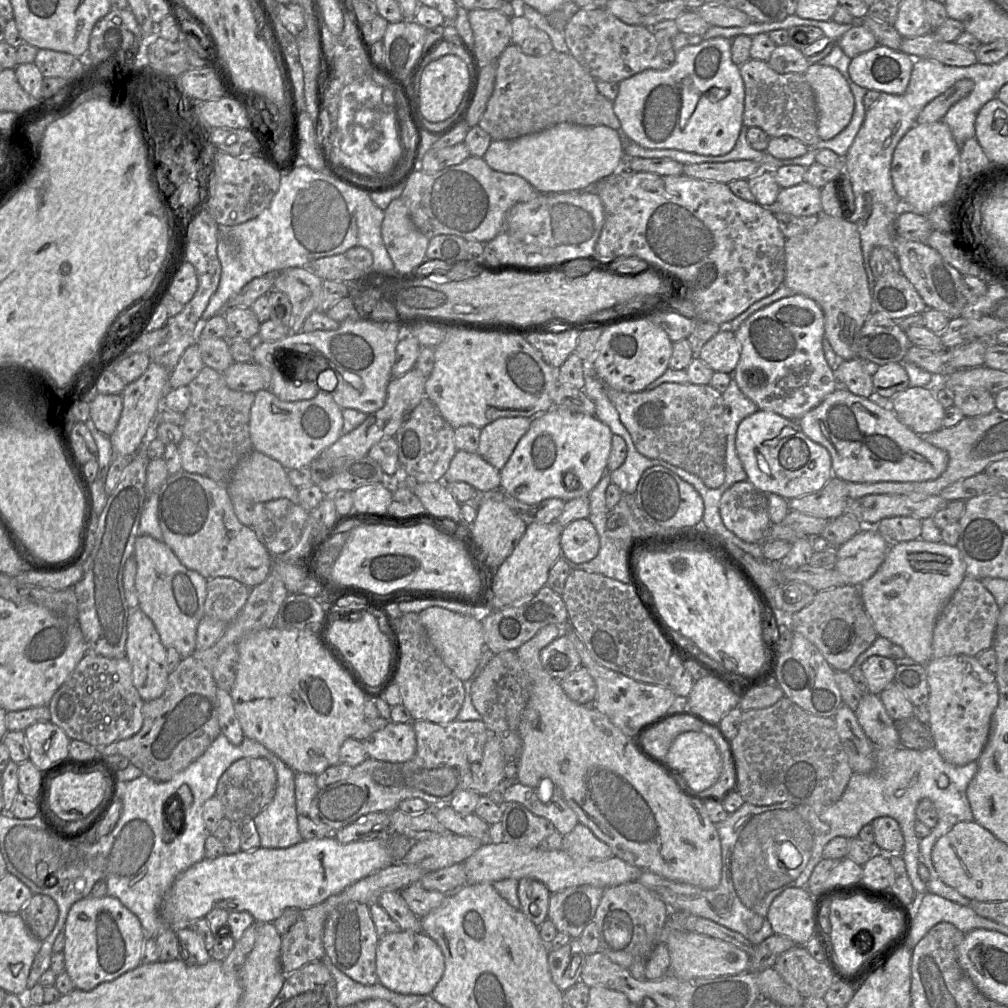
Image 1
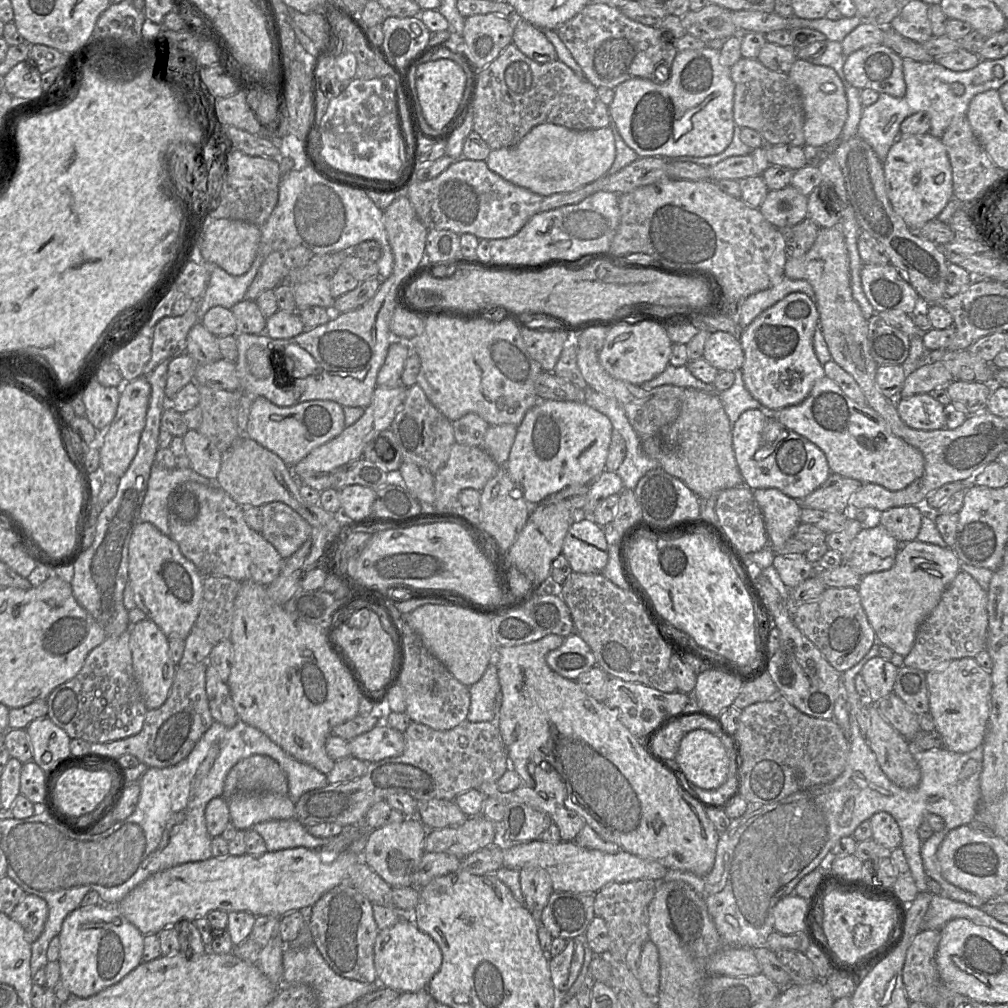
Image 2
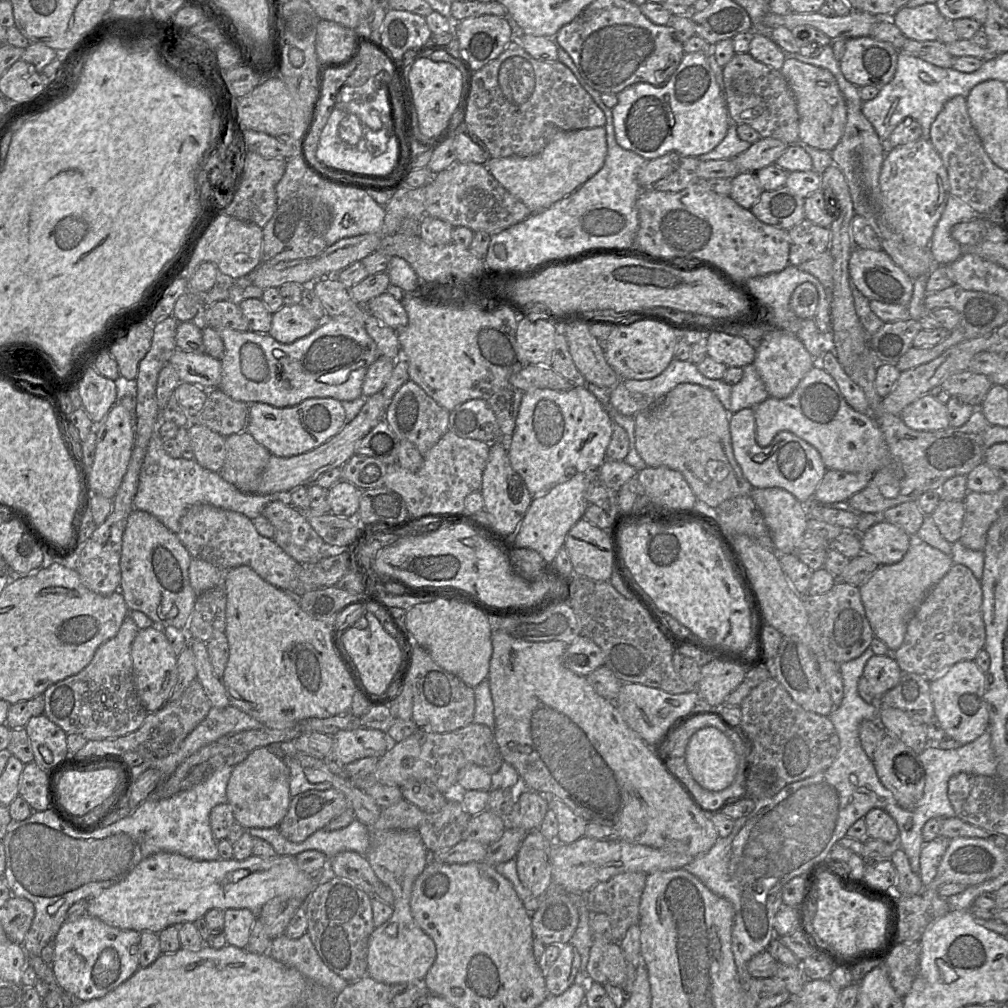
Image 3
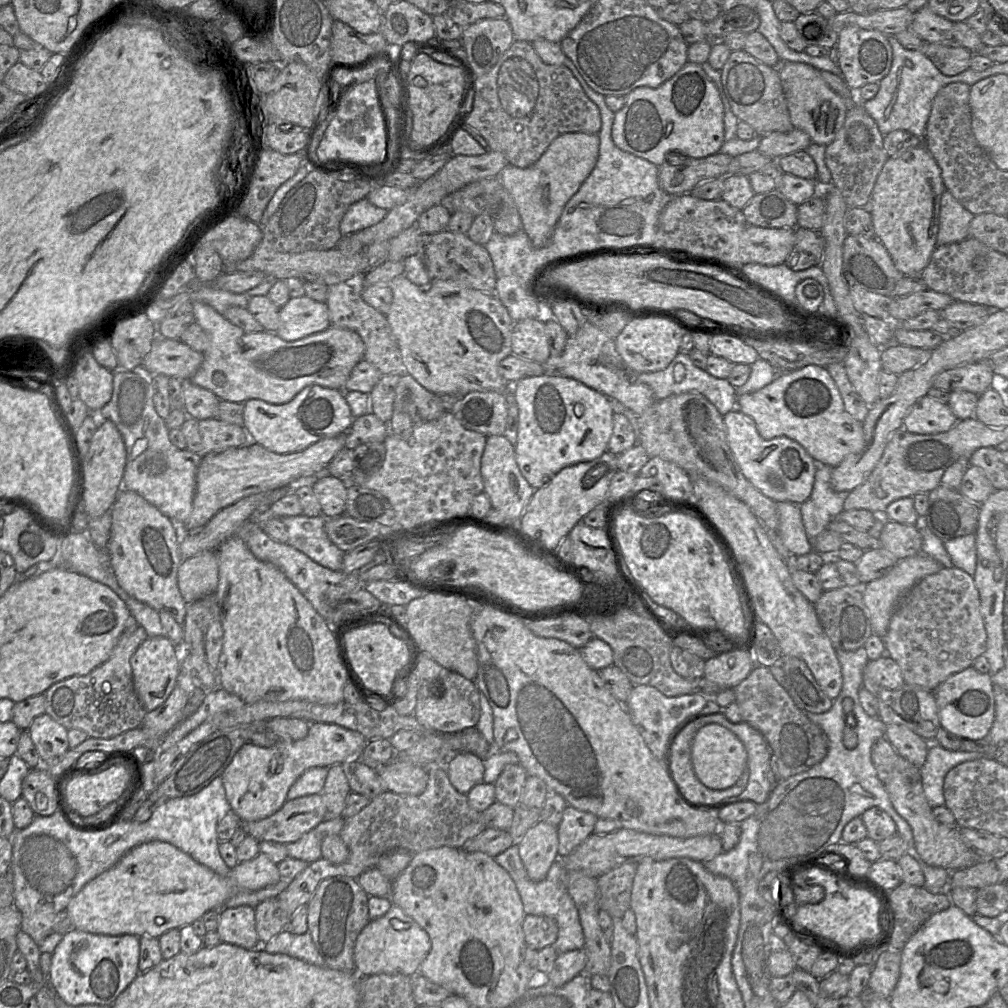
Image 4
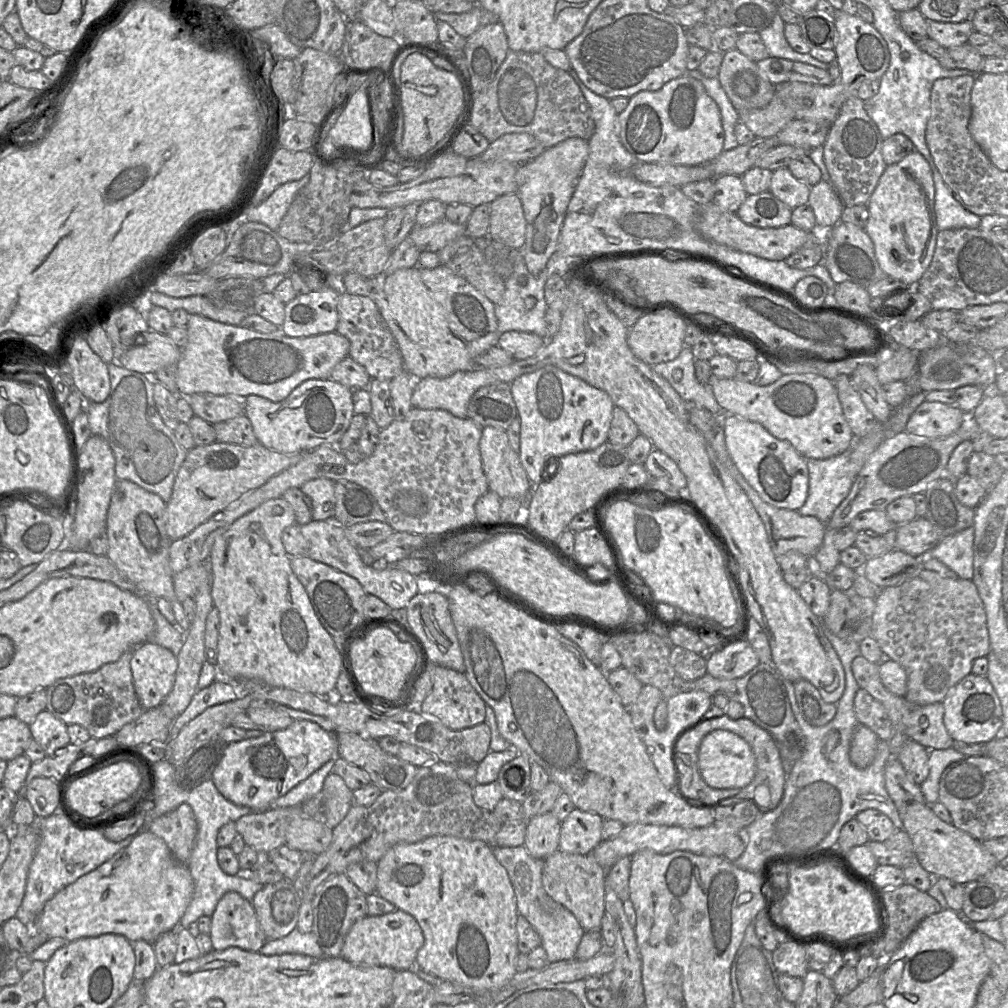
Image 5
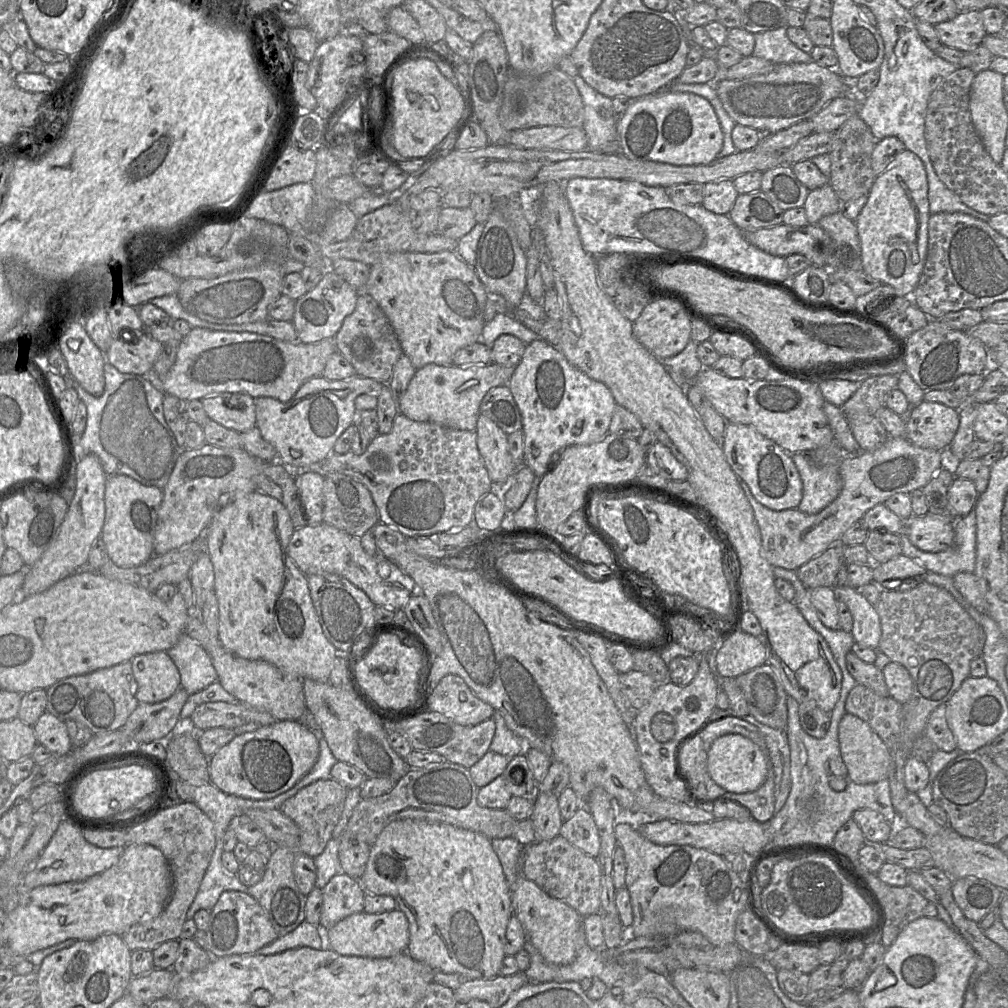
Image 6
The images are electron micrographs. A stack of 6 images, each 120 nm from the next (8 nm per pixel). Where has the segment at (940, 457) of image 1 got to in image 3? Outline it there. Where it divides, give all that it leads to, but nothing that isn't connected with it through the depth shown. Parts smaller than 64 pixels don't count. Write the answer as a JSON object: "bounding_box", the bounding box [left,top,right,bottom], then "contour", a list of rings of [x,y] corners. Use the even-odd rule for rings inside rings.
{"bounding_box":[754,363,904,479],"contour":[[[818,363],[802,378],[799,382],[797,387],[794,391],[786,398],[777,399],[773,397],[768,397],[762,403],[758,404],[754,408],[755,414],[755,429],[756,429],[756,442],[760,447],[766,447],[770,445],[774,437],[782,431],[788,431],[793,433],[794,435],[798,436],[799,438],[803,439],[810,445],[812,445],[820,454],[822,461],[827,469],[838,470],[838,471],[845,471],[851,473],[876,473],[877,471],[883,468],[889,468],[892,474],[897,479],[902,479],[904,477],[904,470],[901,464],[898,461],[895,461],[892,455],[889,452],[887,444],[885,442],[884,435],[877,424],[876,419],[868,412],[868,413],[861,413],[855,411],[844,399],[843,395],[841,394],[836,382],[834,379],[820,366]]]}

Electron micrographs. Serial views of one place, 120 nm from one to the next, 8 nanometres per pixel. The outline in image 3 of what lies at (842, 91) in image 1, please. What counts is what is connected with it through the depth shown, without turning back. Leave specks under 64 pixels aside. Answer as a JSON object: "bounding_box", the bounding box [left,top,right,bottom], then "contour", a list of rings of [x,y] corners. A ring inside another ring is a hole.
{"bounding_box":[781,56,846,152],"contour":[[[787,56],[781,74],[796,100],[799,115],[799,141],[802,145],[831,152],[840,141],[846,124],[846,101],[834,75],[827,69]]]}

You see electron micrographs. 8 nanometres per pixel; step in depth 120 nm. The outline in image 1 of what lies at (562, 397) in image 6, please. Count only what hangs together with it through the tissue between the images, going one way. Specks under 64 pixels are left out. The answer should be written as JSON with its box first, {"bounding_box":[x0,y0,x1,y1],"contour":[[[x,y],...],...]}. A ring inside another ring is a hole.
{"bounding_box":[500,407,613,504],"contour":[[[552,407],[532,421],[509,460],[500,470],[500,488],[526,504],[550,498],[567,502],[589,496],[607,472],[613,433],[595,417]]]}

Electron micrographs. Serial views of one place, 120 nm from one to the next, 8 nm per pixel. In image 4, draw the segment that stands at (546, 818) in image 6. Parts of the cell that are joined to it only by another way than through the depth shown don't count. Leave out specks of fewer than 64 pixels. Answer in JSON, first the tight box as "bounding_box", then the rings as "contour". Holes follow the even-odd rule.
{"bounding_box":[517,820,558,881],"contour":[[[539,820],[517,841],[519,855],[528,877],[533,881],[545,879],[558,857],[558,828]]]}

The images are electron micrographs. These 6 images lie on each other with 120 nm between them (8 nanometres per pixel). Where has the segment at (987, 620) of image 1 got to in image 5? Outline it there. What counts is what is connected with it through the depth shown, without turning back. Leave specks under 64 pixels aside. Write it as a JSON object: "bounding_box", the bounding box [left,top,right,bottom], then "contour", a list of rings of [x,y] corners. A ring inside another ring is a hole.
{"bounding_box":[870,567,991,705],"contour":[[[919,567],[914,576],[908,580],[893,587],[884,587],[878,591],[875,598],[874,613],[871,619],[870,636],[876,640],[883,653],[887,654],[891,660],[896,661],[904,668],[907,673],[907,692],[904,697],[909,702],[917,705],[942,702],[952,687],[968,674],[972,673],[973,661],[980,657],[986,657],[991,652],[985,607],[973,581],[961,578],[945,578],[935,571],[926,570],[921,567]]]}

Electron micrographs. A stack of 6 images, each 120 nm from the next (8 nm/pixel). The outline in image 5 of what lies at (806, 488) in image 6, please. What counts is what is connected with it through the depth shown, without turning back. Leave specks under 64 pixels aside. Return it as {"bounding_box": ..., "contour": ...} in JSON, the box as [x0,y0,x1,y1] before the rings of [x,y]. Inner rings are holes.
{"bounding_box":[798,449,856,527],"contour":[[[850,449],[828,459],[807,459],[807,466],[808,497],[798,512],[803,516],[814,516],[828,527],[834,511],[848,496],[856,478]]]}

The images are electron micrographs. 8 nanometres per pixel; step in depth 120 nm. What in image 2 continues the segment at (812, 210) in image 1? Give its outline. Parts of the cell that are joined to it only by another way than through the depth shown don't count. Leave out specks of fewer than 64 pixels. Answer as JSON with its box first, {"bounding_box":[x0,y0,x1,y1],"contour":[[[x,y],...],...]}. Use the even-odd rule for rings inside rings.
{"bounding_box":[759,186,808,229],"contour":[[[793,186],[769,191],[759,210],[778,229],[792,227],[808,217],[807,196]]]}

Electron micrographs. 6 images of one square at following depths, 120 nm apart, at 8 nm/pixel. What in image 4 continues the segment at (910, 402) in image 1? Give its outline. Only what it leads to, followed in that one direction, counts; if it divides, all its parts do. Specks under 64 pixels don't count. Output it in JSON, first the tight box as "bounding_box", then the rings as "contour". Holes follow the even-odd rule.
{"bounding_box":[903,395,958,434],"contour":[[[925,395],[909,410],[903,428],[913,434],[938,434],[950,430],[958,421],[948,404]]]}

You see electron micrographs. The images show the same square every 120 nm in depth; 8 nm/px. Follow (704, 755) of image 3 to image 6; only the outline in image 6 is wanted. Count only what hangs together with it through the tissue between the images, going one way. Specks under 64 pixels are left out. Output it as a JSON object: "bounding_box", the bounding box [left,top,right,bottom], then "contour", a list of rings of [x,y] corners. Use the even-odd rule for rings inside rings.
{"bounding_box":[707,734,769,793],"contour":[[[725,734],[716,738],[708,751],[707,768],[710,777],[728,792],[748,793],[757,790],[766,780],[769,759],[765,751],[741,734]]]}

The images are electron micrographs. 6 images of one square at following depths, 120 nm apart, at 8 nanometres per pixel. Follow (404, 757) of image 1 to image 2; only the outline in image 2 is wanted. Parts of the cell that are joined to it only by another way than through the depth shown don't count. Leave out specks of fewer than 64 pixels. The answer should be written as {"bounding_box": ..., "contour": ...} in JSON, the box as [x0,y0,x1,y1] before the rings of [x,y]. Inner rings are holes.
{"bounding_box":[349,723,405,763],"contour":[[[379,723],[373,729],[349,741],[351,756],[368,763],[402,754],[405,742],[403,733]]]}

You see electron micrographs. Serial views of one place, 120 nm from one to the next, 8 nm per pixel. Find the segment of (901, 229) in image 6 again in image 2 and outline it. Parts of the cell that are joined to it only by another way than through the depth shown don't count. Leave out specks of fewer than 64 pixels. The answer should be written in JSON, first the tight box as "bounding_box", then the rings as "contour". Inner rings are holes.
{"bounding_box":[883,133,954,230],"contour":[[[930,133],[900,135],[883,161],[883,170],[886,192],[892,207],[912,230],[920,229],[928,221],[937,218],[947,203],[954,198],[952,168],[947,150],[941,138]]]}

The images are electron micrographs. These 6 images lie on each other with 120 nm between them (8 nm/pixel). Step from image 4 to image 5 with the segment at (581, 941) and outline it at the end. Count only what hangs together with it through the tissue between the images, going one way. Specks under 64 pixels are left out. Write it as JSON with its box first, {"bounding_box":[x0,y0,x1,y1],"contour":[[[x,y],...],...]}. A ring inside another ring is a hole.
{"bounding_box":[492,845,585,963],"contour":[[[524,845],[516,847],[492,846],[492,851],[499,863],[506,869],[512,884],[518,913],[526,918],[541,938],[541,947],[547,954],[549,963],[574,959],[577,944],[585,930],[577,918],[563,905],[554,901],[542,884],[544,860],[533,857]]]}

